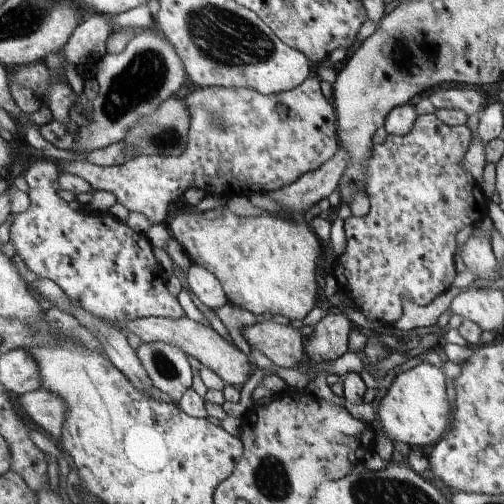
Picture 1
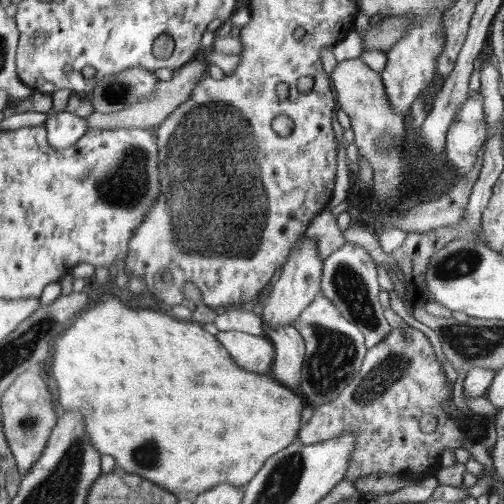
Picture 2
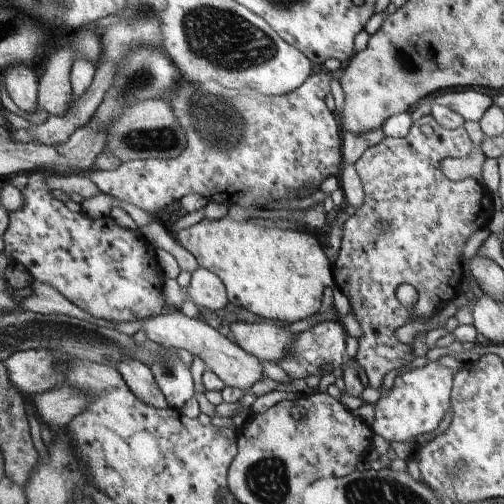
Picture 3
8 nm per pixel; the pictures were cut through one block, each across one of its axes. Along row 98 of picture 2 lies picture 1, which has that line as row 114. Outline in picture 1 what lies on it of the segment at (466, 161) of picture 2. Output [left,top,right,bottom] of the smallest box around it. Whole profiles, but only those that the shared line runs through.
[423,86,487,118]

